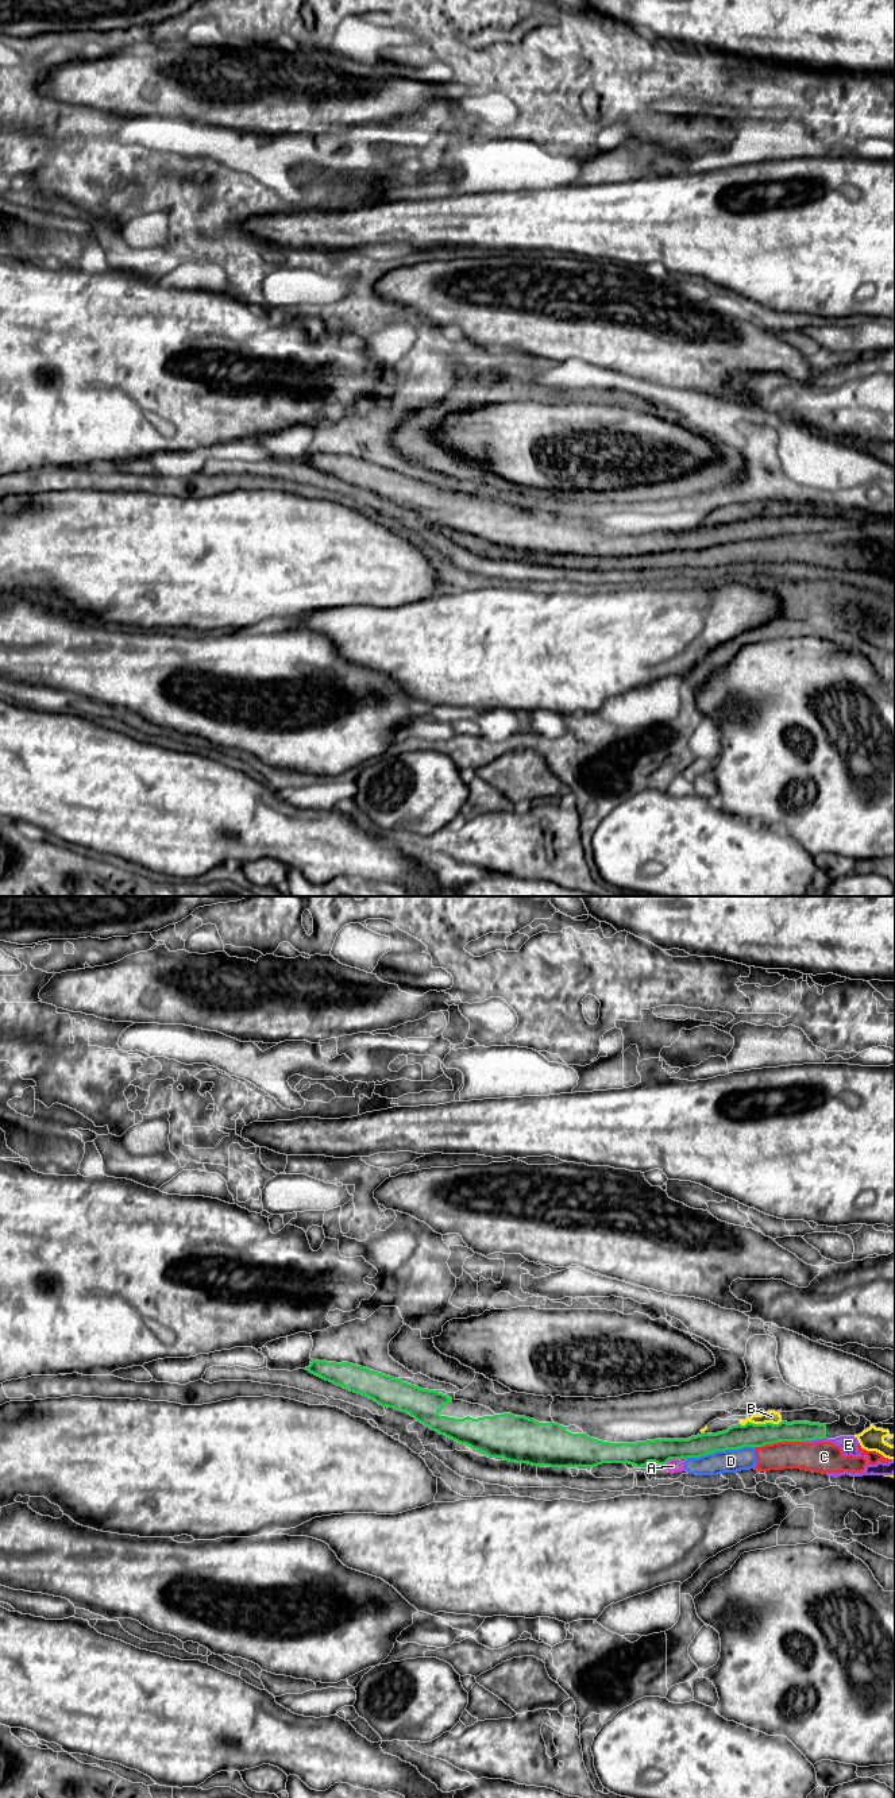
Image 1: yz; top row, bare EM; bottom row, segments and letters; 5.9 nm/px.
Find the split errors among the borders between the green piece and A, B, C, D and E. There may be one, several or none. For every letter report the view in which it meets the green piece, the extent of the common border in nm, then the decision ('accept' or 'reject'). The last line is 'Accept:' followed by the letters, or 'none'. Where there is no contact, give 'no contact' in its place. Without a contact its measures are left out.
A: contact in yz; length 100 nm; reject
B: contact in yz; length 240 nm; reject
C: contact in yz; length 300 nm; reject
D: contact in yz; length 420 nm; reject
E: contact in yz; length 130 nm; reject
Accept: none

